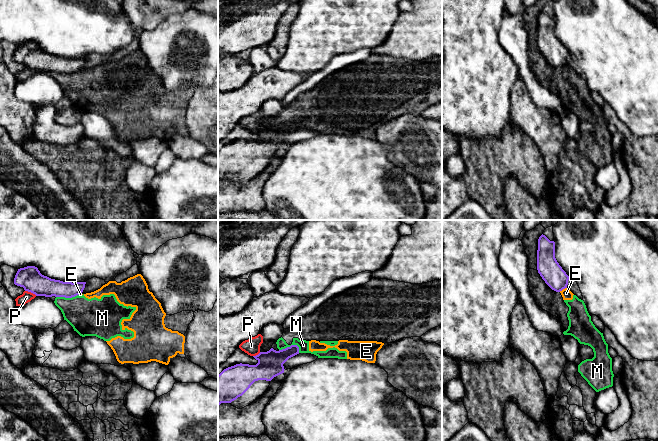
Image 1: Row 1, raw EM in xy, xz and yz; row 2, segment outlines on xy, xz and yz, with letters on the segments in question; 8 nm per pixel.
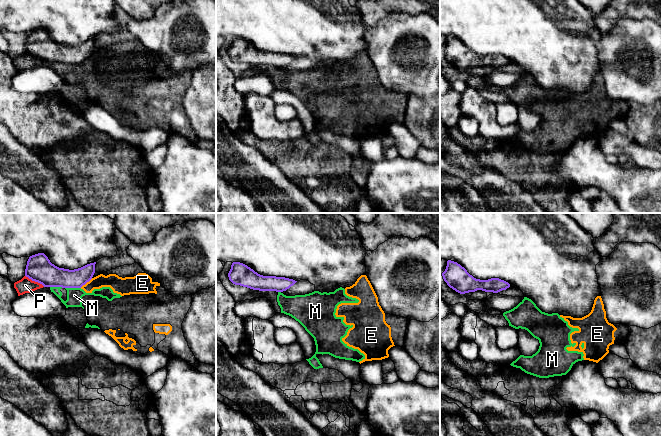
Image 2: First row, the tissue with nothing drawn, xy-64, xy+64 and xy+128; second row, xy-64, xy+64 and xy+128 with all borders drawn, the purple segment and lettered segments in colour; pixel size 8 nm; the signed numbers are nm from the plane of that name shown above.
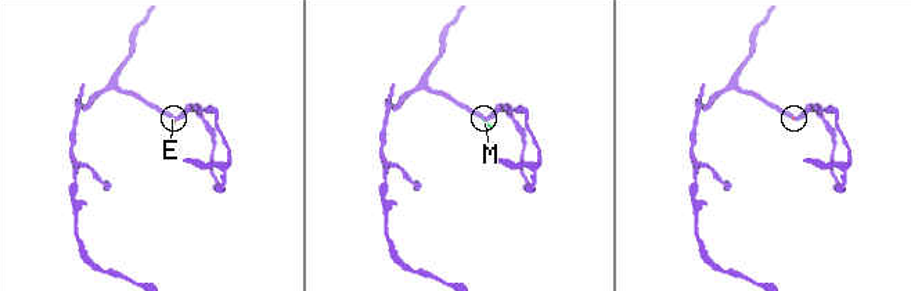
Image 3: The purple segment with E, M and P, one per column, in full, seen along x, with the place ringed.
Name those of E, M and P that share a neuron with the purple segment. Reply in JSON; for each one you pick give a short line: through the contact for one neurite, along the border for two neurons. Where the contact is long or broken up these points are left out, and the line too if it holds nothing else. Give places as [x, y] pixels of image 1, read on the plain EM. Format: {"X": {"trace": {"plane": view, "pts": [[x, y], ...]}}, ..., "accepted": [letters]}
{"accepted": []}

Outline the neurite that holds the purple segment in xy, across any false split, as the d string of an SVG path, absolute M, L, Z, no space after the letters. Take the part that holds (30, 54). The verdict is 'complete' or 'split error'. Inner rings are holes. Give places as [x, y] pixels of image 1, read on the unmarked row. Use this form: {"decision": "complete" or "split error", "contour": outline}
{"decision": "complete", "contour": "M27 42L18 45L14 60L36 72L72 74L82 70L86 58L63 58L51 55L40 49L37 43Z"}

